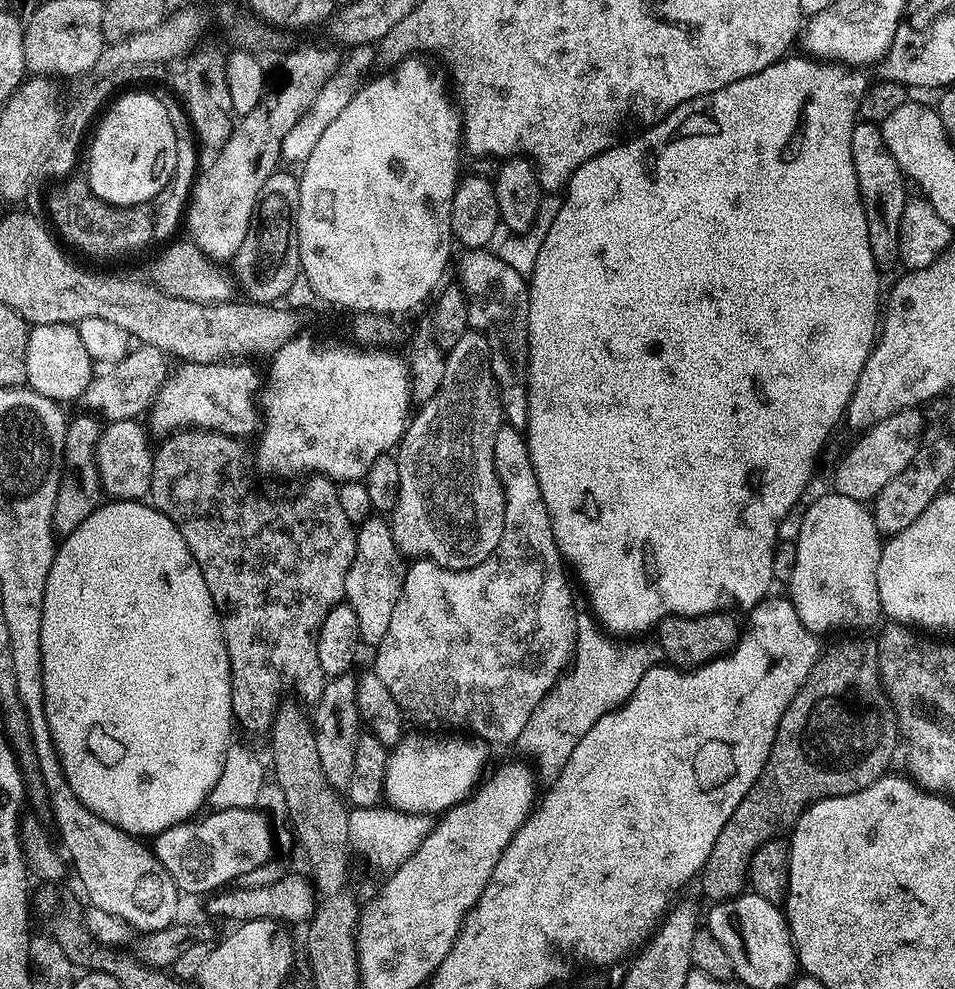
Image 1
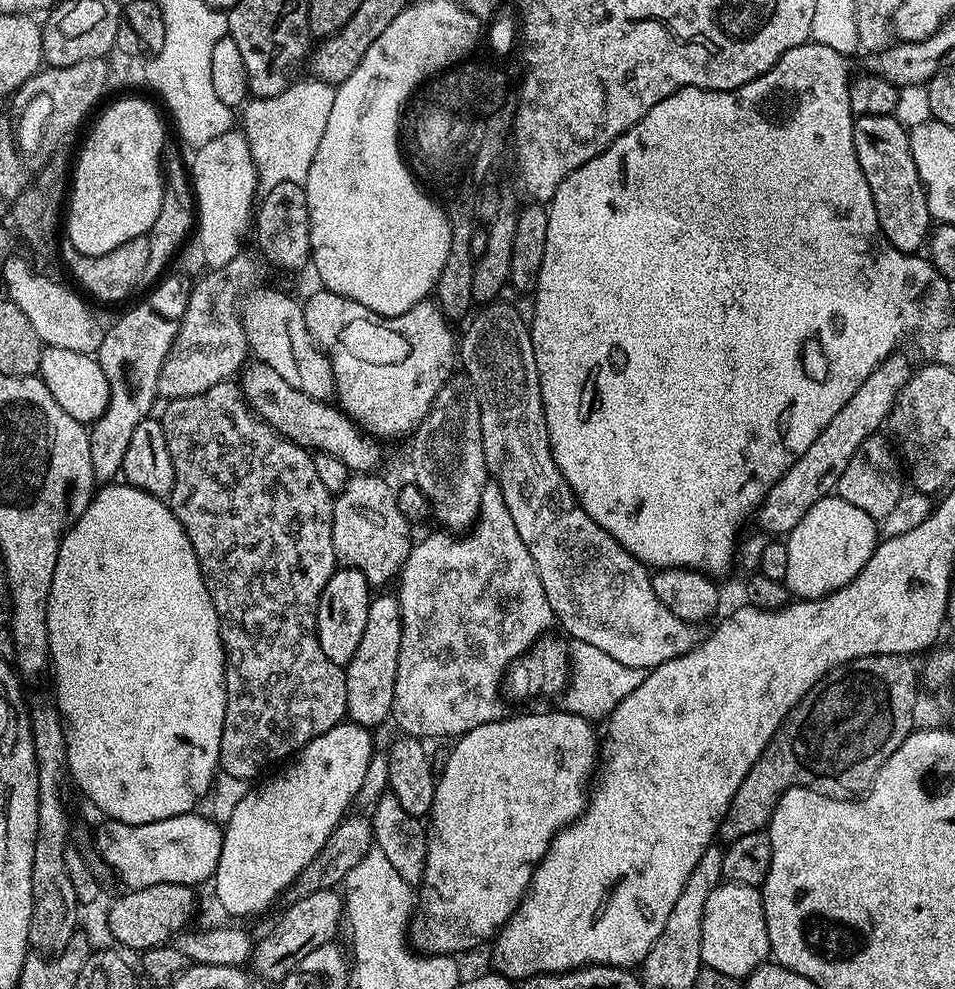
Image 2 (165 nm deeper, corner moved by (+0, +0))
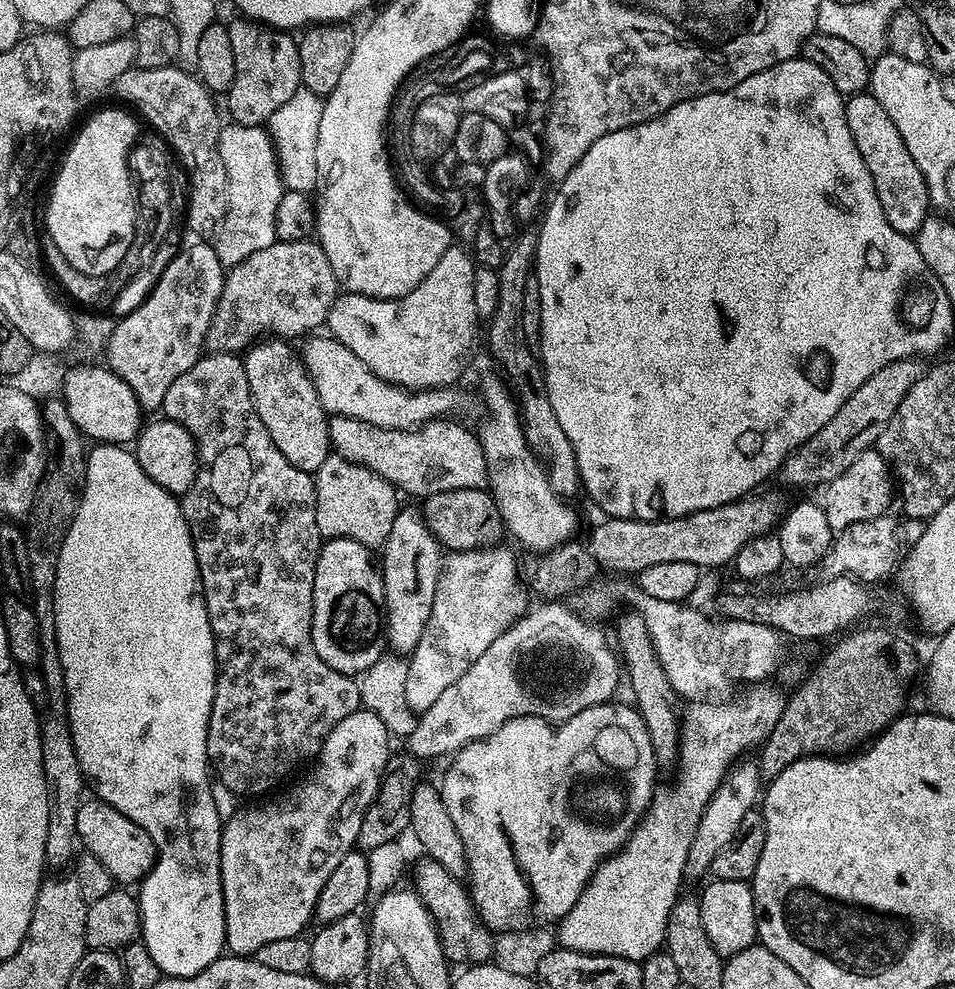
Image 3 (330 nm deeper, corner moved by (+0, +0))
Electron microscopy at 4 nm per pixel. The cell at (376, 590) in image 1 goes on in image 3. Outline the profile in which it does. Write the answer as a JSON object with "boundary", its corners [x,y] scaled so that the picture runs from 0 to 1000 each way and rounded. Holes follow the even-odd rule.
{"boundary":[[[346,459],[341,467],[337,467],[335,474],[329,478],[329,484],[331,487],[331,523],[336,543],[366,544],[371,548],[379,548],[391,556],[397,555],[404,548],[408,540],[408,532],[413,532],[413,524],[421,513],[420,507],[415,507],[416,494],[412,493],[408,487],[404,487],[404,483],[392,479],[392,475],[387,475],[382,469],[373,469],[360,461]]]}

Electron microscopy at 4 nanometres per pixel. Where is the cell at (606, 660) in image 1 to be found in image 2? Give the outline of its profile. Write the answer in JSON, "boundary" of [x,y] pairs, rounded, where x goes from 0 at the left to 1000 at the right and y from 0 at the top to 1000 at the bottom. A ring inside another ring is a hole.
{"boundary":[[[599,647],[594,663],[597,668],[597,683],[590,698],[590,703],[595,704],[594,719],[621,730],[627,729],[627,724],[632,726],[640,722],[652,704],[672,694],[676,683],[675,676],[651,673],[651,669],[639,665],[639,661],[626,657],[626,653],[618,653],[618,649]]]}

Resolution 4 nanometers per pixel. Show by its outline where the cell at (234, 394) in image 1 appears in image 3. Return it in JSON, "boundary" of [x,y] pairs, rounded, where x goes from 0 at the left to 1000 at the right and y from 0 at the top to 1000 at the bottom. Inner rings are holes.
{"boundary":[[[348,421],[346,425],[346,449],[351,458],[369,465],[373,469],[382,469],[392,479],[404,483],[412,493],[420,498],[428,497],[431,502],[447,504],[463,495],[488,495],[489,493],[511,493],[511,472],[509,459],[505,459],[502,440],[497,436],[476,429],[473,423],[451,425],[440,433],[429,435],[404,435],[400,431],[387,431],[361,421]]]}

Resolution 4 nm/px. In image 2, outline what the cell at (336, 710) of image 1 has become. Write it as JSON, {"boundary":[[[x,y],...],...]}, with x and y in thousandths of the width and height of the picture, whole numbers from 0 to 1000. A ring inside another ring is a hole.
{"boundary":[[[391,602],[385,608],[383,633],[379,637],[379,646],[375,648],[375,657],[371,665],[360,675],[362,686],[363,727],[378,732],[386,738],[394,735],[410,722],[413,710],[413,686],[417,686],[417,659],[421,657],[421,621],[419,608],[414,602]]]}

